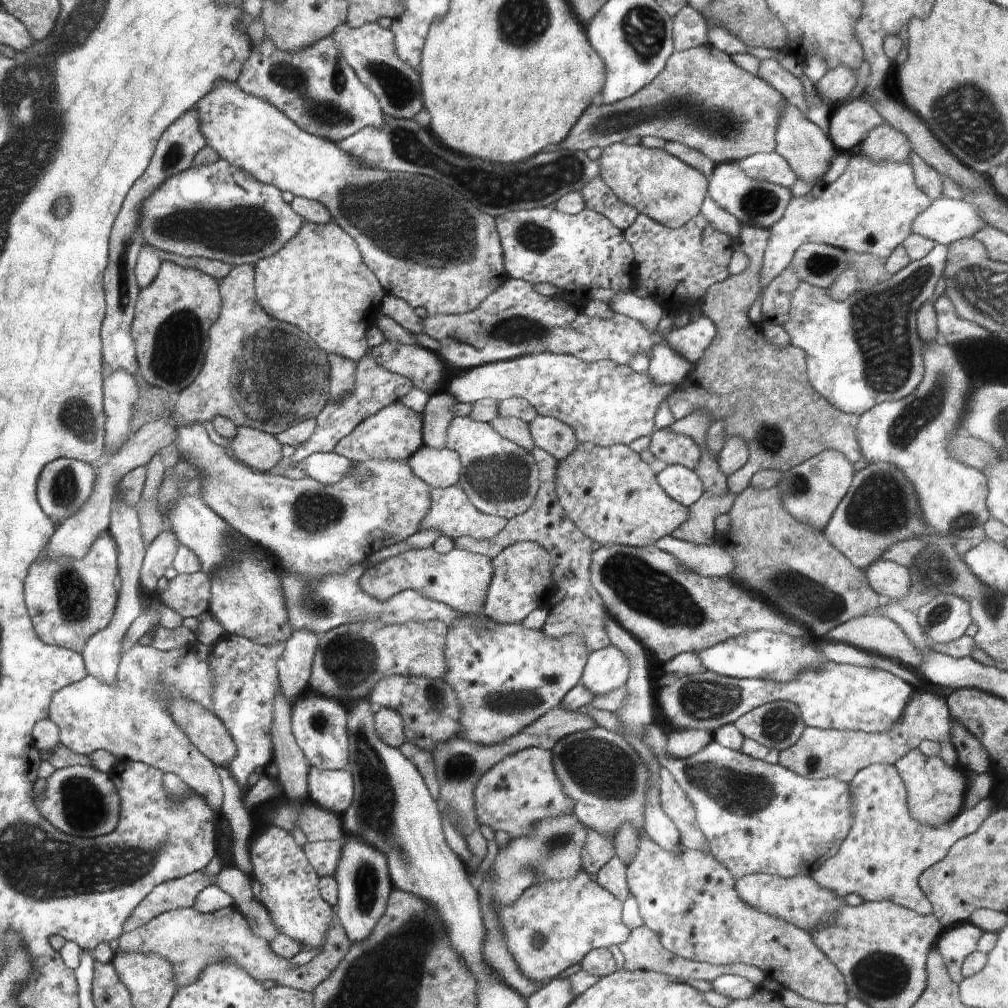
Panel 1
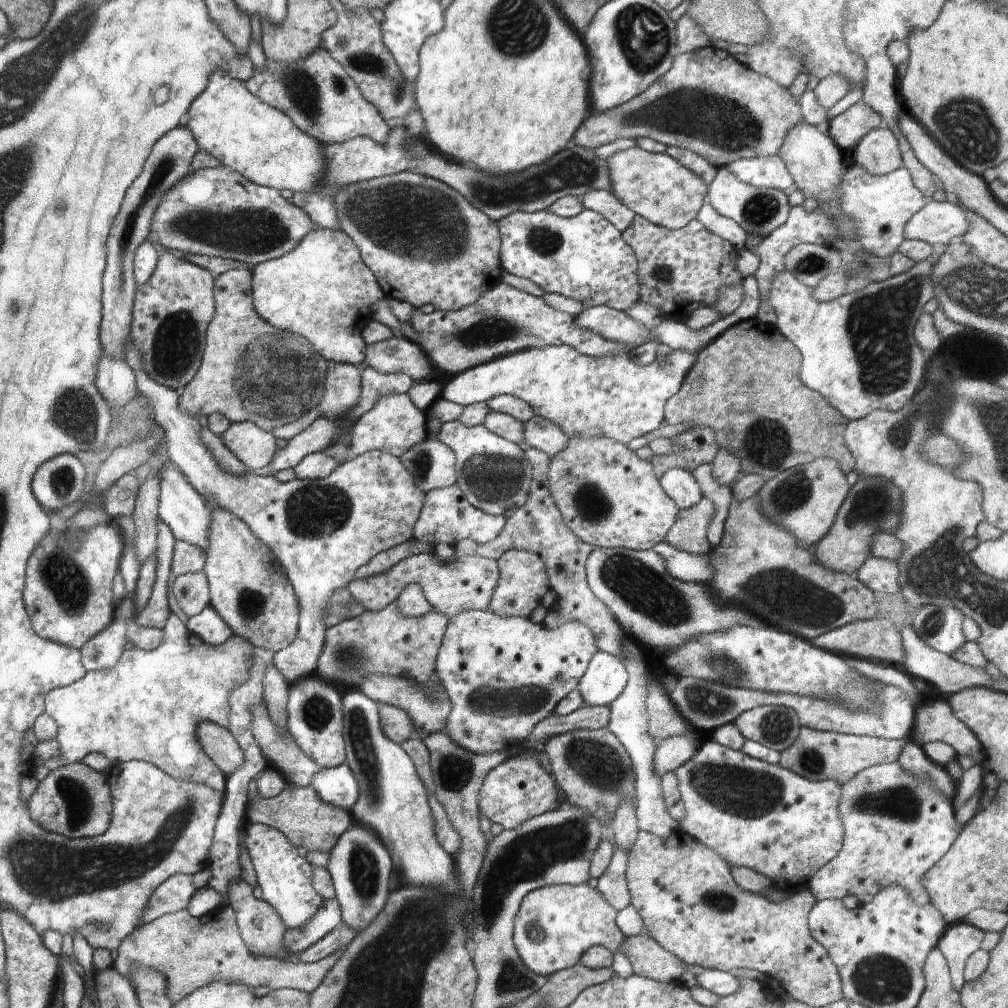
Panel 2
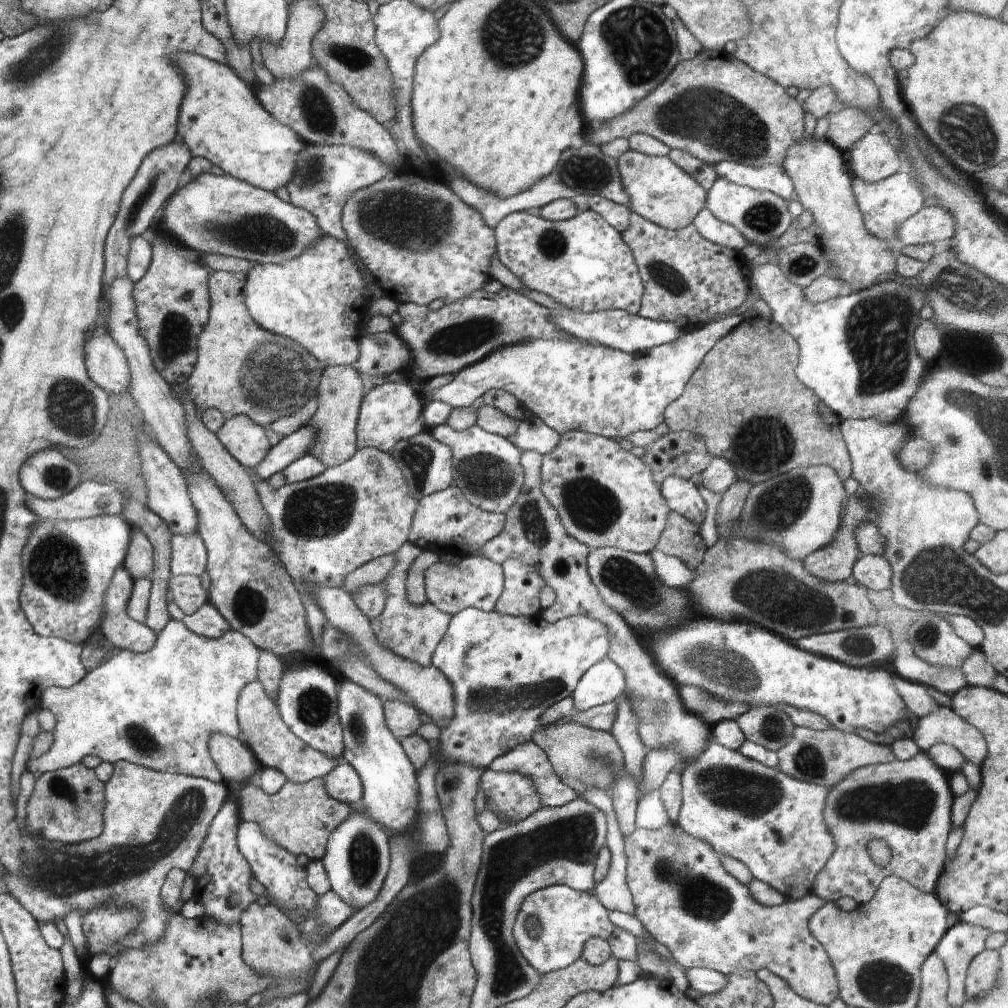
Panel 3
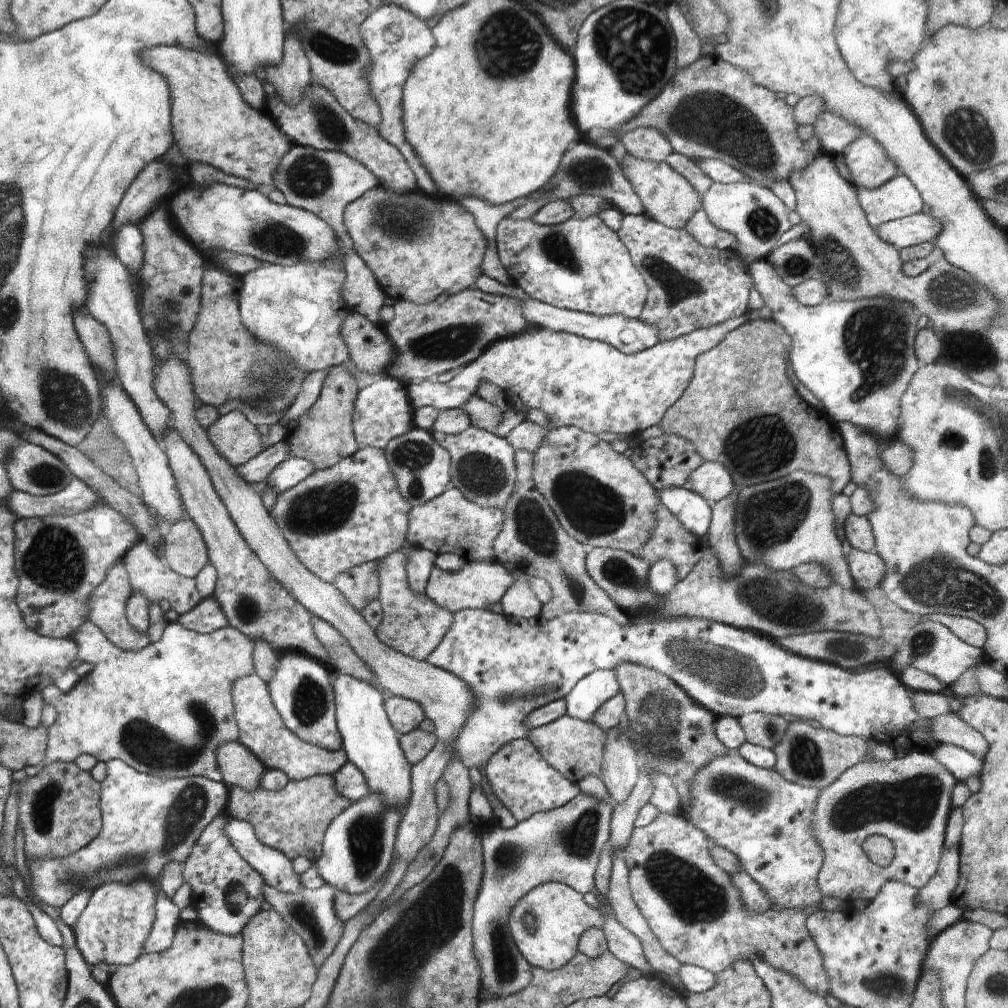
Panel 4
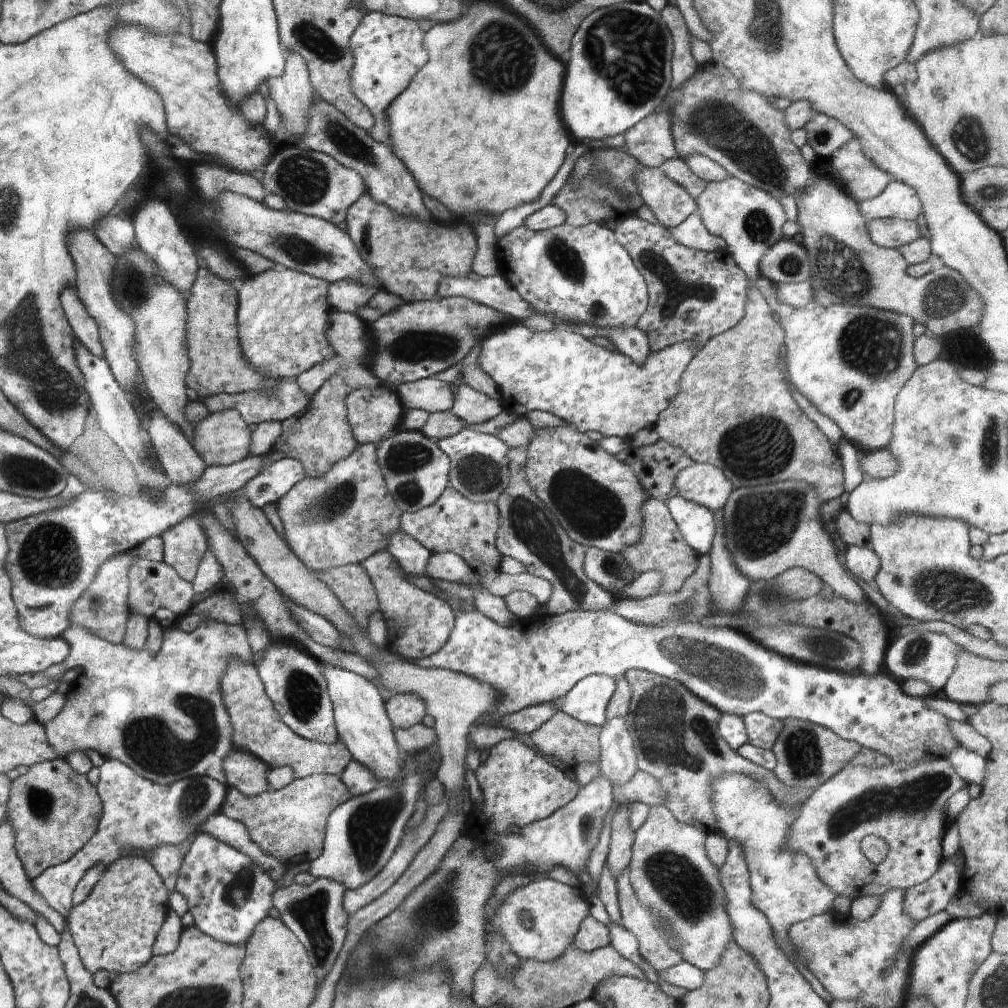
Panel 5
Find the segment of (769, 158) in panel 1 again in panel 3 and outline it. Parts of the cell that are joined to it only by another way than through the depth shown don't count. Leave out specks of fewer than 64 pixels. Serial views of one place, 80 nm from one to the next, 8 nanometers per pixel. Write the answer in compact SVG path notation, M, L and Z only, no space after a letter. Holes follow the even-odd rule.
M722 161L714 165L714 168L719 177L724 177L731 183L773 192L786 202L795 196L792 179L782 164L757 167L739 162Z

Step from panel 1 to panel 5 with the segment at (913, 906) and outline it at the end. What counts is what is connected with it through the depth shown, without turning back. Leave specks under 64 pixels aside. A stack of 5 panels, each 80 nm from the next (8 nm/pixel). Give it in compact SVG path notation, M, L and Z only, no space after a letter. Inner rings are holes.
M941 758L917 760L916 766L896 762L880 768L846 766L830 780L815 787L801 806L800 816L790 824L786 846L812 860L818 878L837 896L854 900L863 896L883 896L890 888L917 887L932 878L944 860L941 845L947 829L944 820L946 802L958 790L968 790L968 786L969 783L956 774L952 764ZM869 835L878 836L888 844L888 854L880 864L870 863L860 850L861 841Z

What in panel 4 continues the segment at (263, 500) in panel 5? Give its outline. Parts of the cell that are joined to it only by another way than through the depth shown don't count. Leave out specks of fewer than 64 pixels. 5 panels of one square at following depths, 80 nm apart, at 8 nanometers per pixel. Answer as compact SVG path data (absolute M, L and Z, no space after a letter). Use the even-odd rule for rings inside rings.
M290 456L271 471L266 482L272 485L277 493L283 493L310 476L316 469L318 468L314 463L307 458Z

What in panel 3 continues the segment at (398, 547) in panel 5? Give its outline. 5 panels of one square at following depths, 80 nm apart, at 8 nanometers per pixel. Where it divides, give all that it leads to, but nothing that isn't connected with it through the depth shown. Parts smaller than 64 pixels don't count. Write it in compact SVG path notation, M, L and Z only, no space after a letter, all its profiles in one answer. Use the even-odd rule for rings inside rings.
M421 551L421 553L411 562L409 574L406 577L405 591L408 602L417 606L422 606L428 602L425 591L425 570L431 564L439 561L440 555L432 551Z

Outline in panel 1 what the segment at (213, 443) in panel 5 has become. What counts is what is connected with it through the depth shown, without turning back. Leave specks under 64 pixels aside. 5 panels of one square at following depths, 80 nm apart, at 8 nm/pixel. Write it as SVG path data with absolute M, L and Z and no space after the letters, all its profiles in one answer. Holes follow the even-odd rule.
M237 427L236 436L230 441L227 448L230 454L254 471L266 473L282 458L280 444L274 435L252 427Z

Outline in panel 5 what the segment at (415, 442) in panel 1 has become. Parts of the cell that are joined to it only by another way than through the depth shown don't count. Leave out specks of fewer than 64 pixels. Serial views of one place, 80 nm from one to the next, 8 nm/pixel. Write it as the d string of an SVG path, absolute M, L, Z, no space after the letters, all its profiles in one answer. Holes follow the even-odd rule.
M378 385L376 388L360 388L352 390L346 396L347 420L357 443L382 442L399 430L399 423L405 412L404 407L394 389Z

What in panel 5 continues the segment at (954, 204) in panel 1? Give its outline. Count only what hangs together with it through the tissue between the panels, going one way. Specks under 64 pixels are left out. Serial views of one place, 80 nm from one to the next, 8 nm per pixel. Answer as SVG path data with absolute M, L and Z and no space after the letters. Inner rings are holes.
M875 219L865 220L866 230L870 240L877 246L898 249L900 246L910 244L912 240L918 240L922 234L917 220L902 219Z

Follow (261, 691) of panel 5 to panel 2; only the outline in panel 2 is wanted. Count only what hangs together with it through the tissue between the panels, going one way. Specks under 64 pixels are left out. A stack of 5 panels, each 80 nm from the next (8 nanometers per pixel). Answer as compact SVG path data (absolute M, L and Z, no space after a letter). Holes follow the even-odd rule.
M264 700L251 711L253 735L262 752L268 757L270 766L290 771L290 782L296 785L310 785L313 774L322 769L321 766L295 743L288 730L282 731L277 727L277 722L270 716Z

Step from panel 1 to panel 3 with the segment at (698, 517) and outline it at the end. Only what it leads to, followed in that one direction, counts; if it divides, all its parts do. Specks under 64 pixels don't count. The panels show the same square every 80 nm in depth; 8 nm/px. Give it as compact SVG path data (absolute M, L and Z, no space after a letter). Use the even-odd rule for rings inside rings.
M672 511L654 549L681 558L688 566L696 569L707 547L702 541L700 525Z

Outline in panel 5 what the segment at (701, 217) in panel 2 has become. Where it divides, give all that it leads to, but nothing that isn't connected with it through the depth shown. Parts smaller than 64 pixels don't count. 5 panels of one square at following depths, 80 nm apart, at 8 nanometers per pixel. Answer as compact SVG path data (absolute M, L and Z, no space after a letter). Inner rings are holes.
M698 212L690 214L682 224L678 224L675 228L667 228L664 226L678 244L686 246L698 252L714 252L716 250L725 249L726 242L720 236L712 236L704 224Z

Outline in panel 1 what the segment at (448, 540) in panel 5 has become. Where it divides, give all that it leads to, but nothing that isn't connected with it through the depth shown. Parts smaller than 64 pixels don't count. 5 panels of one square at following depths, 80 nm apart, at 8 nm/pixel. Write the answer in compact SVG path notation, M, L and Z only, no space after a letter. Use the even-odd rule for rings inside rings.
M456 484L443 489L431 489L430 512L422 519L419 531L436 527L443 532L442 535L446 535L453 540L461 536L471 536L478 540L486 540L496 536L506 526L507 522L507 518L487 515L474 508L468 495L459 484Z

